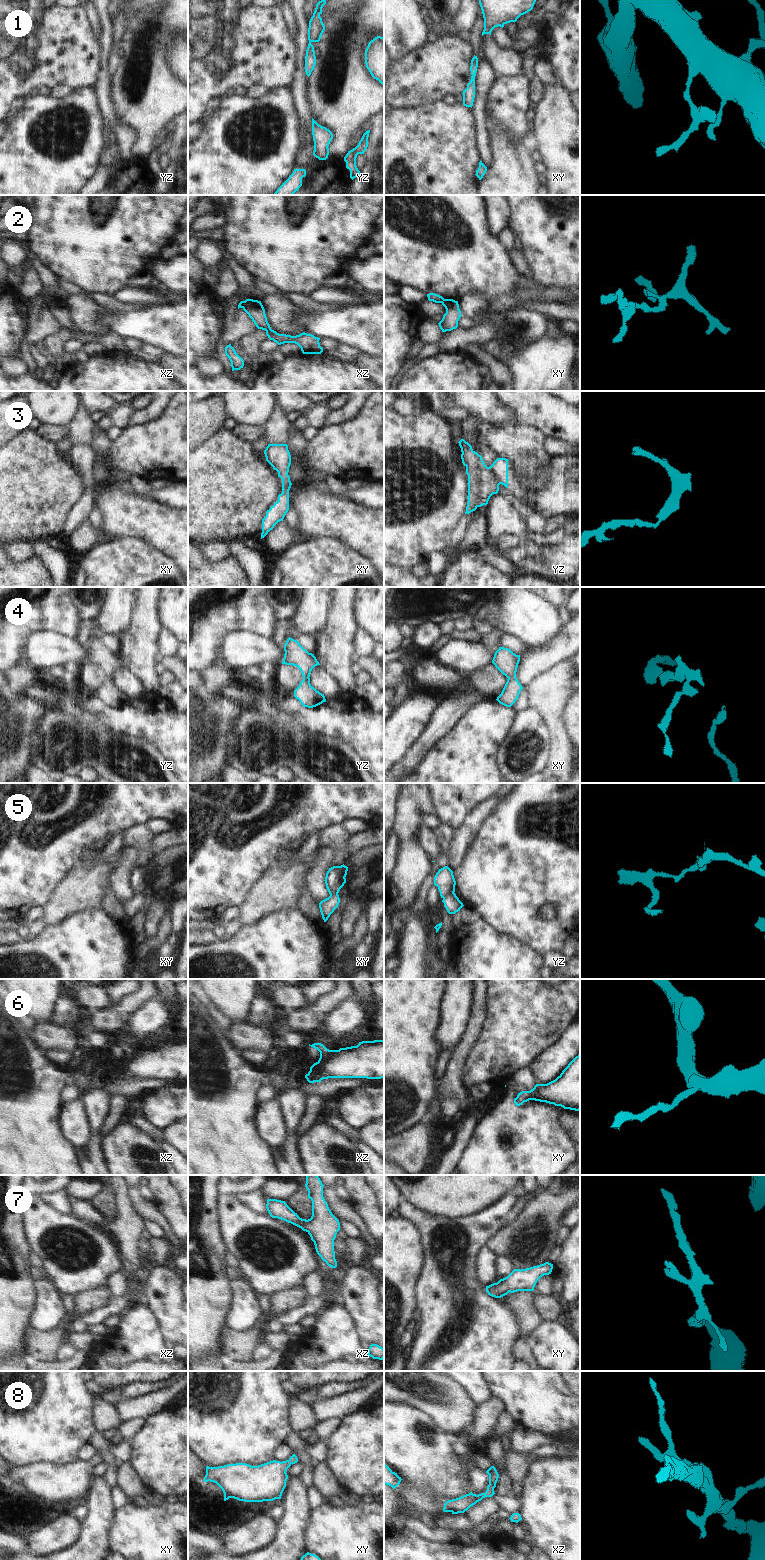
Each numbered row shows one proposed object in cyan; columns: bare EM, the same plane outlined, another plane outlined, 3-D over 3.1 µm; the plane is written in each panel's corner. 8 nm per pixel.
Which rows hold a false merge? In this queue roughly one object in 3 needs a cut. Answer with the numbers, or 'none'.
2, 5

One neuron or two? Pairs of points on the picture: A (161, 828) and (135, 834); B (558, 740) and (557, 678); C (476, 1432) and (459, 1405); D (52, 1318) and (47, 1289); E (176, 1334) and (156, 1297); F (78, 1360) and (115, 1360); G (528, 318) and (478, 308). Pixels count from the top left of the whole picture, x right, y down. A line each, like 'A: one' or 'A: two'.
A: two
B: one
C: two
D: one
E: one
F: two
G: one

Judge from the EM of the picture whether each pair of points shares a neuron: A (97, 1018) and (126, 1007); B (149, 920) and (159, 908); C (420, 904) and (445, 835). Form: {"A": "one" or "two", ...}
{"A": "one", "B": "one", "C": "one"}

